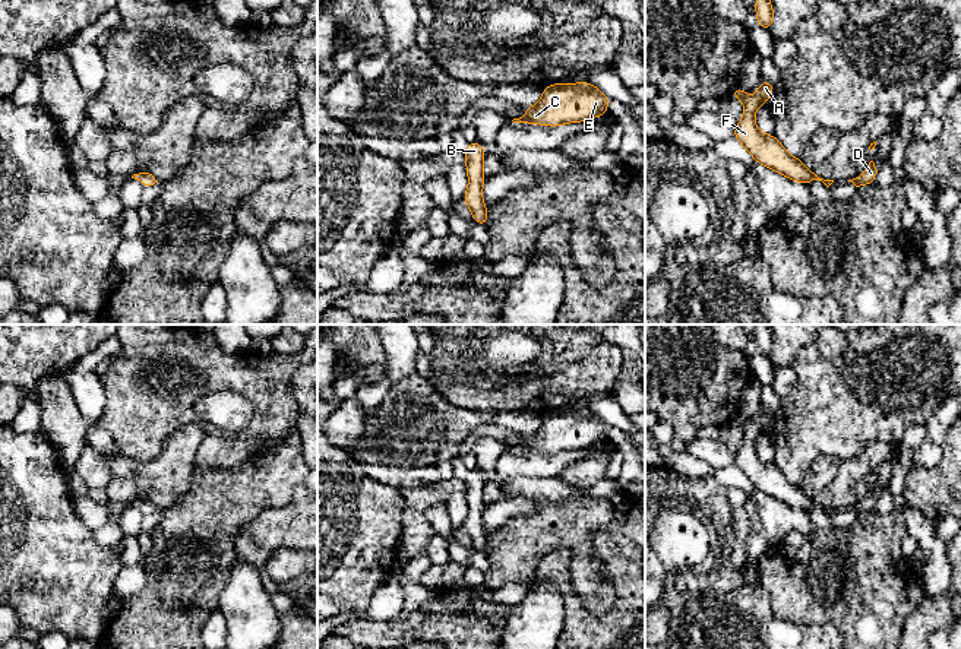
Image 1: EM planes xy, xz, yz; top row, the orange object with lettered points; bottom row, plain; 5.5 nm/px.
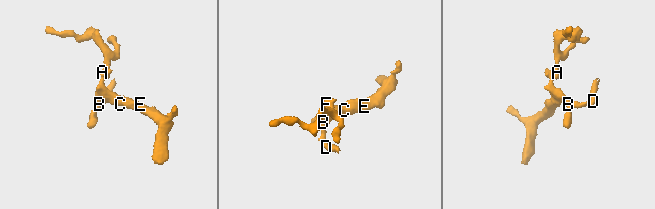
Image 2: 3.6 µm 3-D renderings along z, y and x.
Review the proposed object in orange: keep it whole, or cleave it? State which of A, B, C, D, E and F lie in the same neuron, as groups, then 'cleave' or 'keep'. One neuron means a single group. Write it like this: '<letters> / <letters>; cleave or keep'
A B C D E F; keep

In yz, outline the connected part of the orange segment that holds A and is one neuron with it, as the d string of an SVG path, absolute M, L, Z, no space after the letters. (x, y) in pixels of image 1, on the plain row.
M761 406L755 424L749 424L740 414L731 418L730 425L740 425L745 433L743 444L734 455L733 463L747 477L758 491L804 513L813 507L819 507L829 515L834 507L819 506L804 494L803 487L791 484L774 462L762 462L758 458L755 439L758 434L766 433L766 427L772 424L774 417L774 412Z

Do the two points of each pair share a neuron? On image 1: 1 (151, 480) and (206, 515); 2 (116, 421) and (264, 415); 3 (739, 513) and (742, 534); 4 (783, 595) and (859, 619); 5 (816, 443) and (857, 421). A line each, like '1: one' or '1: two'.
1: two
2: one
3: one
4: one
5: one

